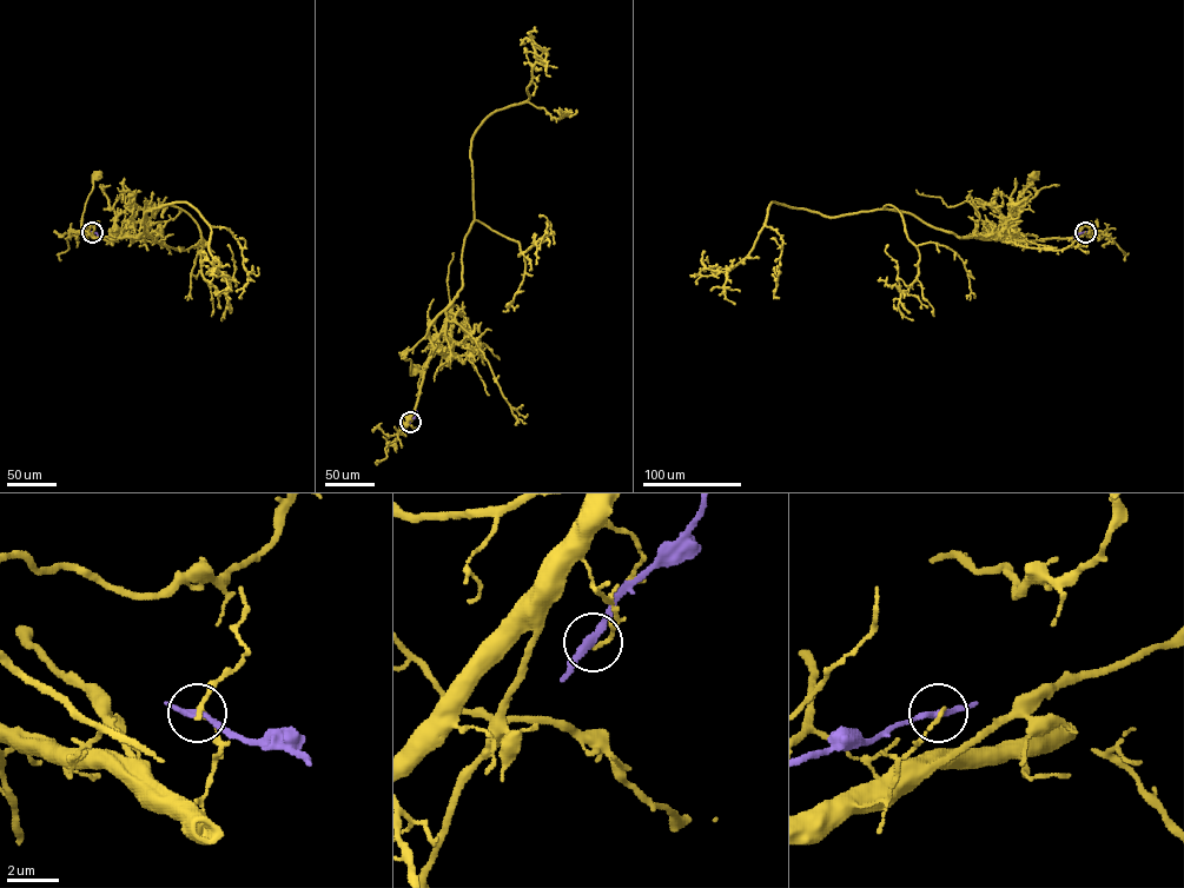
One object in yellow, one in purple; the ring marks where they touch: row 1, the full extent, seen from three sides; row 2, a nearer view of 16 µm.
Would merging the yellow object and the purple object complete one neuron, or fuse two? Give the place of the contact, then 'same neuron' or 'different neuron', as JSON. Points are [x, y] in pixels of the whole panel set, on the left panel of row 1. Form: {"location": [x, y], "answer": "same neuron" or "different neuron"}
{"location": [92, 232], "answer": "different neuron"}

